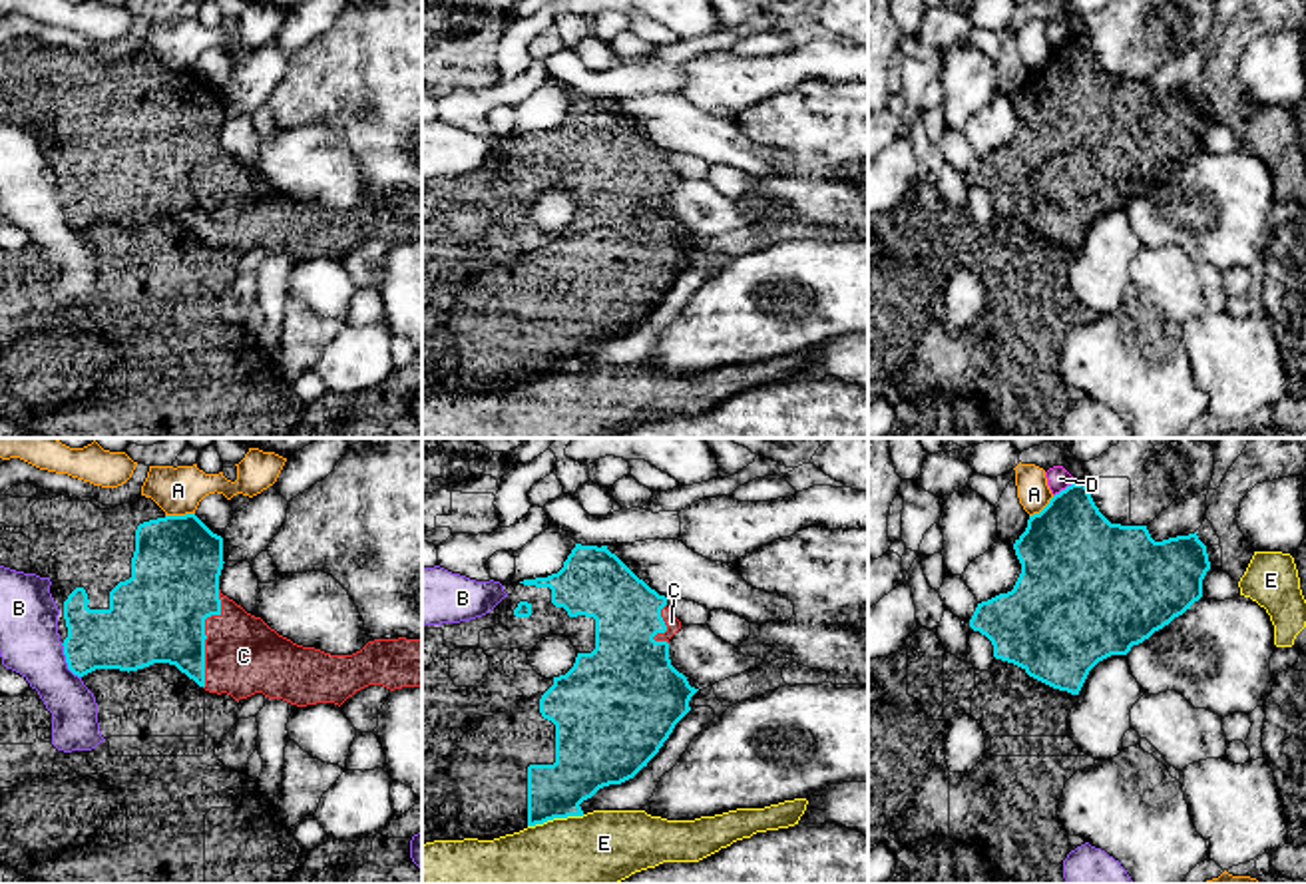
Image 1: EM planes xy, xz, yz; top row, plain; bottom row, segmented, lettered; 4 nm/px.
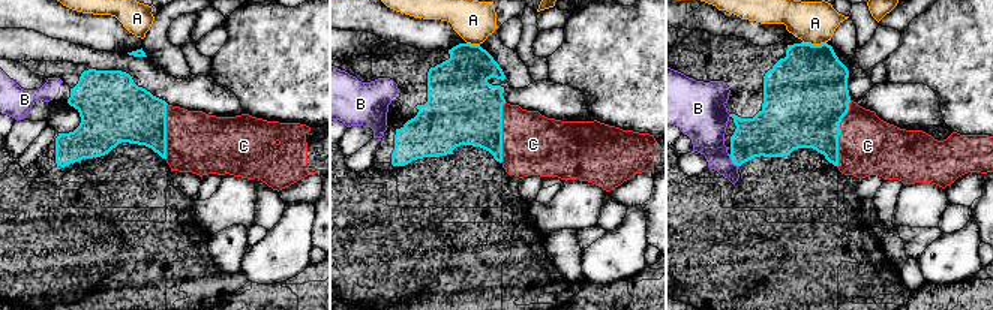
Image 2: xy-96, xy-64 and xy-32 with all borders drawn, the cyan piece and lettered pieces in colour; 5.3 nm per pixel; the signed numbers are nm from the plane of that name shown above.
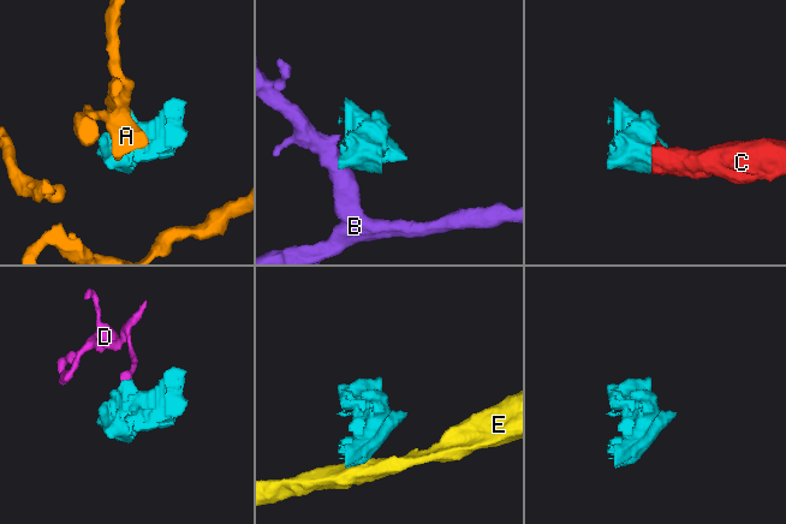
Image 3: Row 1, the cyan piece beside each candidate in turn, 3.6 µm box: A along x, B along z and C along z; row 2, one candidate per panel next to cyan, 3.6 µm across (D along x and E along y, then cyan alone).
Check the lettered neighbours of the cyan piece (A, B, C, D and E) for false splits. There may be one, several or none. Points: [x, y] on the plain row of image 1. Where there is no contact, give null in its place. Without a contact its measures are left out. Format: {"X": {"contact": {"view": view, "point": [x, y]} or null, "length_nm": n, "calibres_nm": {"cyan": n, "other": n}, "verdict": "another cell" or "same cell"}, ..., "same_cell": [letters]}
{"A": {"contact": {"view": "xy", "point": [180, 70]}, "length_nm": 120, "calibres_nm": {"cyan": 360, "other": 190}, "verdict": "another cell"}, "B": {"contact": {"view": "xy", "point": [66, 216]}, "length_nm": 170, "calibres_nm": {"cyan": 260, "other": 240}, "verdict": "another cell"}, "C": {"contact": {"view": "xy", "point": [206, 190]}, "length_nm": 400, "calibres_nm": {"cyan": 380, "other": 320}, "verdict": "same cell"}, "D": {"contact": {"view": "yz", "point": [1066, 42]}, "length_nm": 110, "calibres_nm": {"cyan": 400, "other": 100}, "verdict": "another cell"}, "E": {"contact": {"view": "xz", "point": [556, 371]}, "length_nm": 240, "calibres_nm": {"cyan": 240, "other": 460}, "verdict": "another cell"}, "same_cell": ["C"]}

